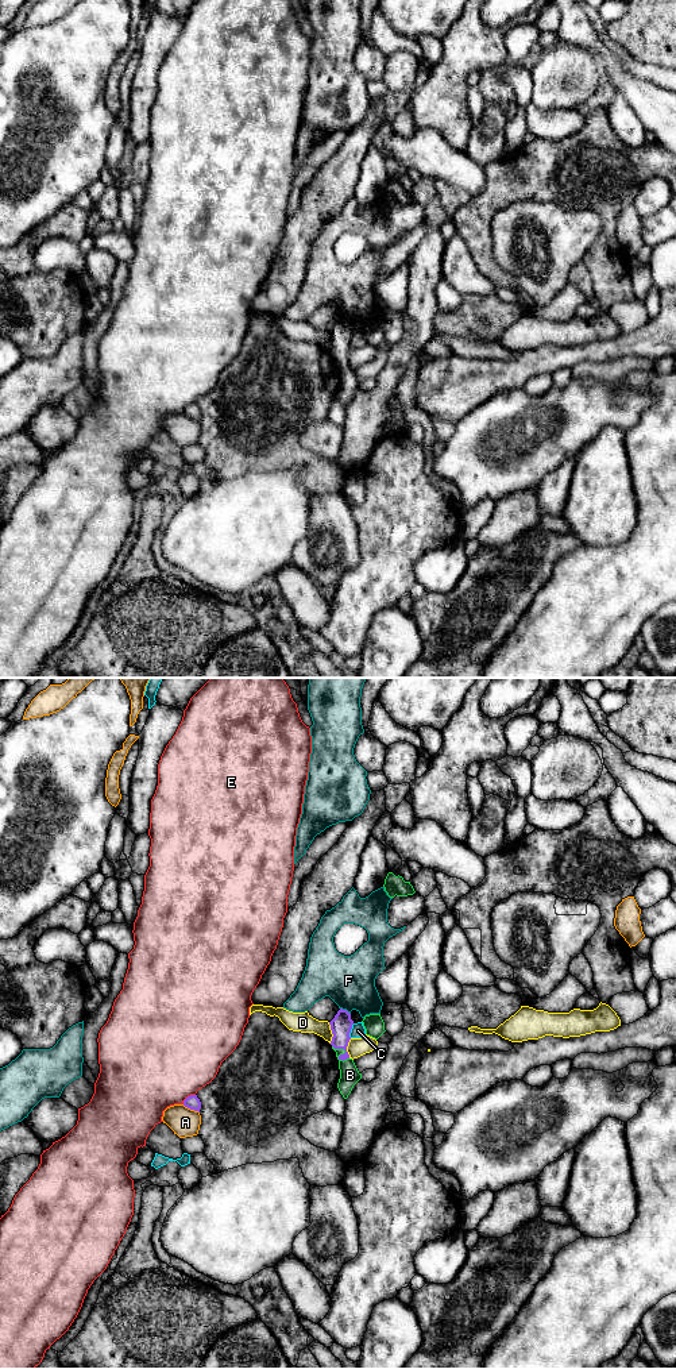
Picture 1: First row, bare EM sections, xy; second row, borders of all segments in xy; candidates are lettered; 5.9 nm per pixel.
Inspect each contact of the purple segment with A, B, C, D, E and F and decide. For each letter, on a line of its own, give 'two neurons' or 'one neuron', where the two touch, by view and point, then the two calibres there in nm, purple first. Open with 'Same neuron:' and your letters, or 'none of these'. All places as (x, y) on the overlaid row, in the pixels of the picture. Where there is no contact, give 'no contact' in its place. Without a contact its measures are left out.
Same neuron: B
A: two neurons; contact xy (190, 1109); calibres 90 and 170 nm
B: one neuron; contact xy (344, 1053); calibres 120 and 120 nm
C: two neurons; contact xy (350, 1030); calibres 120 and 90 nm
D: two neurons; contact xy (332, 1033); calibres 120 and 120 nm
E: two neurons; contact xy (188, 1096); calibres 90 and 500 nm
F: two neurons; contact xy (346, 1010); calibres 120 and 300 nm

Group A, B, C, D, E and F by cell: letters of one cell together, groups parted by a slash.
A / B / C / D / E / F

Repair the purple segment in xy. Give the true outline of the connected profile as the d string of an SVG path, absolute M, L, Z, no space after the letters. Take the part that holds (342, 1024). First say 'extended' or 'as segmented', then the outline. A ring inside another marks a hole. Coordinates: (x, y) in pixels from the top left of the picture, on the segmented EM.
extended | M340 1009L329 1025L333 1034L331 1045L336 1052L340 1069L337 1088L343 1098L347 1099L354 1085L362 1079L362 1073L358 1071L354 1060L347 1052L354 1021L347 1010Z

